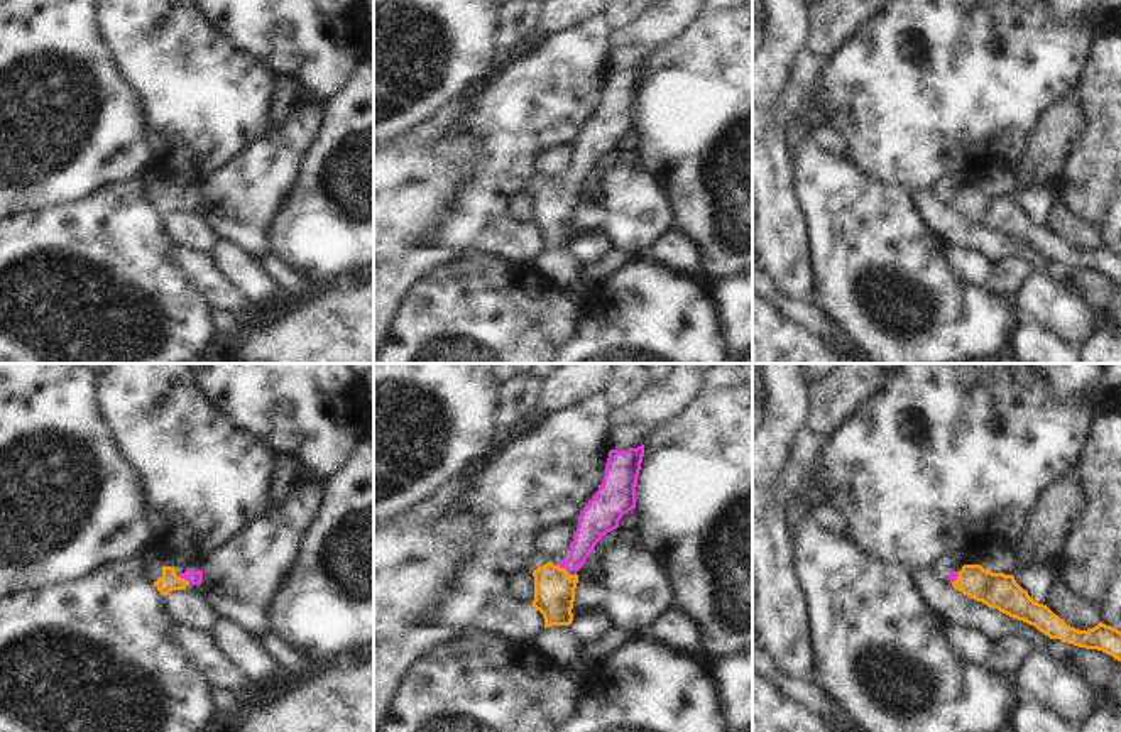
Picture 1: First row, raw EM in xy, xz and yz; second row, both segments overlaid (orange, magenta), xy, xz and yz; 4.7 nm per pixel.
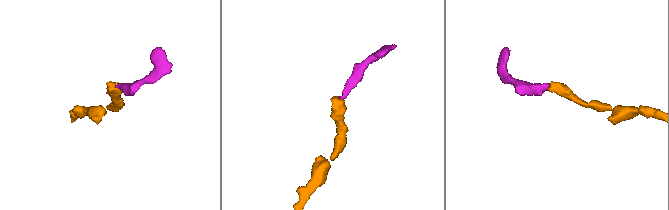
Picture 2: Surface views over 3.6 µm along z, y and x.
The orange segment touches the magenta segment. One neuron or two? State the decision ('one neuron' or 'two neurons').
one neuron

